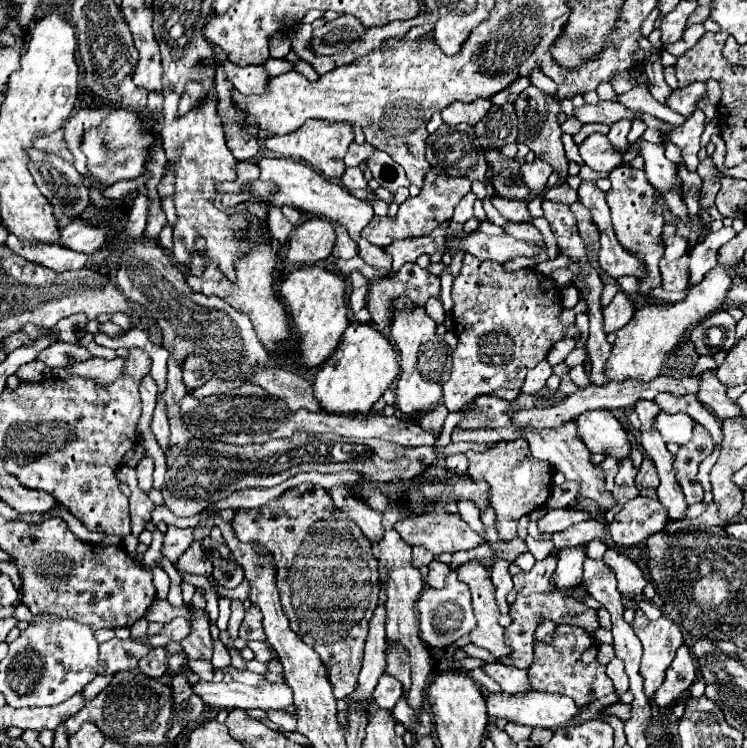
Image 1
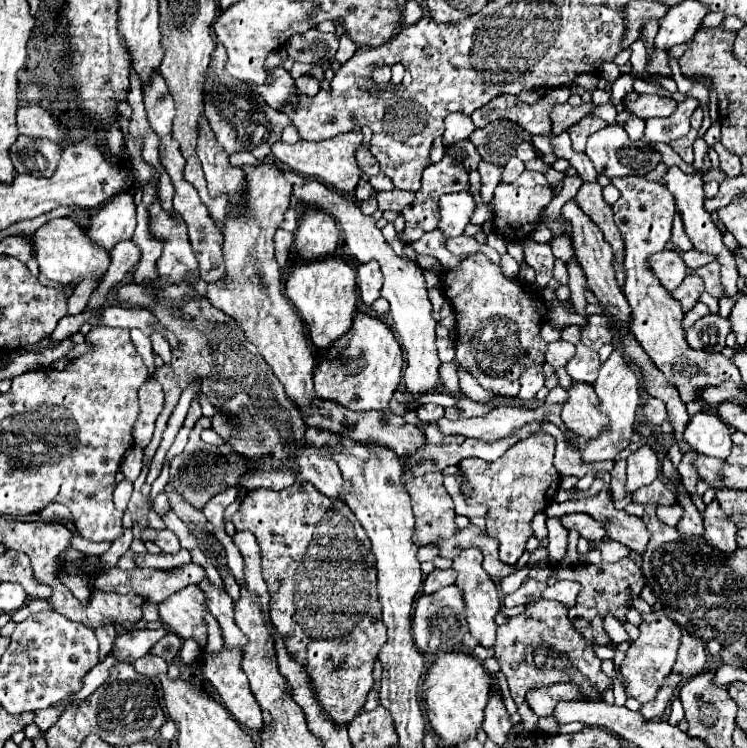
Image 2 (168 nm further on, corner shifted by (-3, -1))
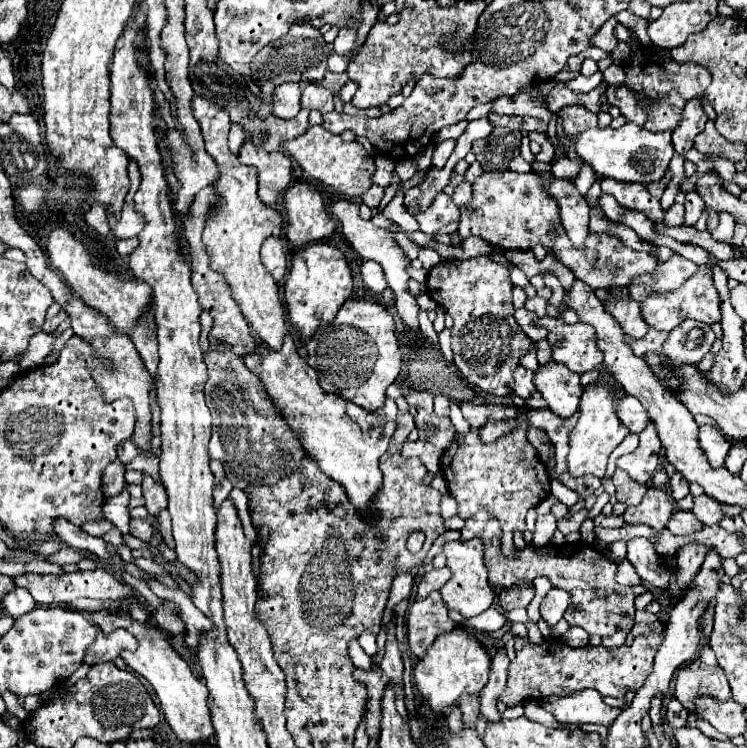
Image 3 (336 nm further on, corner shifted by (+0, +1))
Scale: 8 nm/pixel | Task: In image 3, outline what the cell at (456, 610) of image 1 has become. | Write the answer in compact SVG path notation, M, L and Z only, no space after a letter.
M440 591L430 593L426 599L414 601L408 609L408 647L416 657L422 657L438 635L450 633L454 627Z

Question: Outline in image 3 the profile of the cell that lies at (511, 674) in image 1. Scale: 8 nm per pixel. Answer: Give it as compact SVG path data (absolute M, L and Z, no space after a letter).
M582 689L568 697L548 697L542 707L550 711L558 723L598 723L610 727L620 715L620 709L608 707L594 689Z

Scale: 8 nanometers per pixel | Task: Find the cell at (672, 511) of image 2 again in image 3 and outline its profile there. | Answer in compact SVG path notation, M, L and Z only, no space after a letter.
M678 511L668 521L668 531L672 531L674 535L690 535L700 527L700 521L696 521L696 517L690 511Z

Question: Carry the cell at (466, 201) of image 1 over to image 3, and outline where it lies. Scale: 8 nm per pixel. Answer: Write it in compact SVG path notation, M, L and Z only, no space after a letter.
M438 193L434 203L424 213L418 213L416 219L420 223L420 231L426 235L452 235L458 231L460 211L450 195Z

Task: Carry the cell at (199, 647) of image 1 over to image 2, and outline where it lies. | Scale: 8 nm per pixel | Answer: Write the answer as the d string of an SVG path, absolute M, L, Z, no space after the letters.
M187 585L181 591L159 603L159 615L171 631L183 639L195 639L197 643L207 641L207 625L203 621L205 595L197 585Z

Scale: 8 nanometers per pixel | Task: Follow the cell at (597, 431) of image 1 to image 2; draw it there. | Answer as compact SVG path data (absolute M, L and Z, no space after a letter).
M573 383L567 389L567 401L561 411L561 419L567 429L571 429L575 435L593 439L607 427L607 419L603 419L597 411L597 399L595 391L589 383Z

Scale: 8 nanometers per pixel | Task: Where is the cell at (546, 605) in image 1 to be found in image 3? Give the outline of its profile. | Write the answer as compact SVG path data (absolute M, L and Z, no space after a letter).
M650 633L650 635L640 635L634 639L634 643L630 647L616 647L616 649L598 649L598 647L580 647L580 649L572 649L568 647L562 639L544 639L544 643L530 643L524 637L514 637L516 639L516 657L510 661L508 667L508 685L504 689L504 693L500 695L500 701L506 703L506 707L514 707L520 701L538 701L538 697L550 697L550 695L568 695L572 691L580 691L580 689L596 689L602 697L610 695L616 699L622 699L628 691L636 691L640 689L640 685L644 685L646 677L652 673L652 661L654 661L654 653L660 647L662 641L662 633Z

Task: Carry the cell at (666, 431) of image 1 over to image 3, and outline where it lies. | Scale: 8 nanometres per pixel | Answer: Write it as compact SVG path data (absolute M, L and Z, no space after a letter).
M702 425L700 433L698 433L698 441L700 441L700 447L706 451L712 467L724 465L726 453L730 449L730 441L728 441L728 437L724 437L724 433L720 433L718 427Z

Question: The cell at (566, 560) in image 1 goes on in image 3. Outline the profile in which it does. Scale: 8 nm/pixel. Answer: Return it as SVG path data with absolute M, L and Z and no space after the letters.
M550 589L550 593L544 597L542 605L540 605L540 613L542 613L542 619L550 625L558 623L562 619L562 615L566 613L570 605L570 597L568 593L564 593L564 589Z

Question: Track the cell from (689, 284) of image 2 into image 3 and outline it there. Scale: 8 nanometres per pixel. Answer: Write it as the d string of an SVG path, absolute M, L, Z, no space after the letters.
M702 265L698 269L698 273L694 277L690 277L680 289L666 293L666 295L652 295L646 301L640 303L642 309L642 317L644 321L660 331L672 331L676 325L680 325L684 319L696 319L696 321L704 321L708 325L720 321L720 305L718 305L718 293L712 285L712 275L710 269L706 265Z

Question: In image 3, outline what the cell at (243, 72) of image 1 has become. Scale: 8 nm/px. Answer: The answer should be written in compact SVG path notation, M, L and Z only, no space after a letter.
M282 83L274 89L272 95L272 113L280 119L292 119L300 111L300 93L298 83Z

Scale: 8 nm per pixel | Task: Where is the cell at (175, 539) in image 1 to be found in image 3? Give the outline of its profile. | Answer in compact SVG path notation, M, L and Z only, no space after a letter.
M132 519L130 521L130 533L142 541L150 541L152 535L154 535L154 529L148 521L142 521L142 519Z

